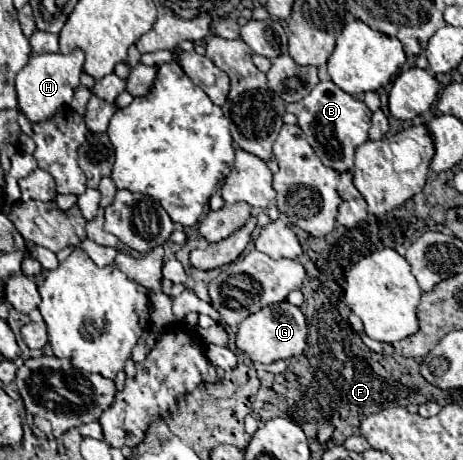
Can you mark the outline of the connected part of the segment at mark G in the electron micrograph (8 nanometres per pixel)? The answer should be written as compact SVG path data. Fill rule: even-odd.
M289 301L267 305L239 323L235 345L241 353L245 353L255 363L267 365L279 359L291 359L295 355L301 355L307 347L307 319L301 313L301 309L291 305Z

